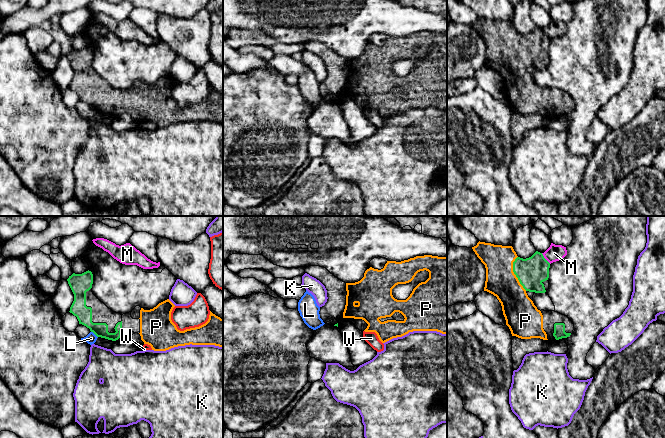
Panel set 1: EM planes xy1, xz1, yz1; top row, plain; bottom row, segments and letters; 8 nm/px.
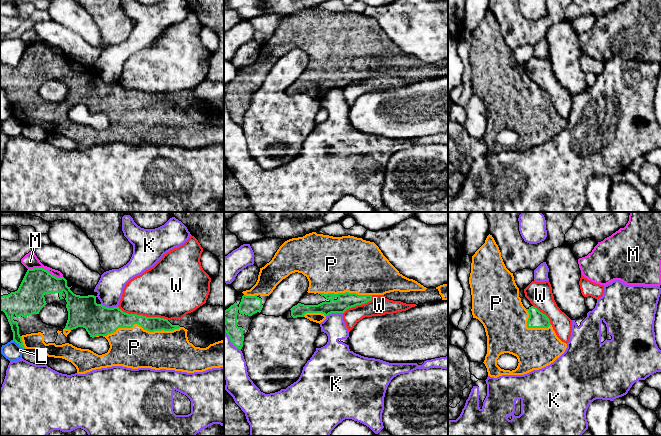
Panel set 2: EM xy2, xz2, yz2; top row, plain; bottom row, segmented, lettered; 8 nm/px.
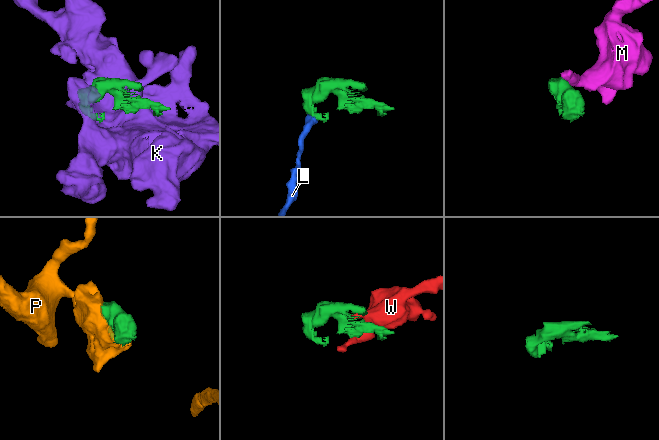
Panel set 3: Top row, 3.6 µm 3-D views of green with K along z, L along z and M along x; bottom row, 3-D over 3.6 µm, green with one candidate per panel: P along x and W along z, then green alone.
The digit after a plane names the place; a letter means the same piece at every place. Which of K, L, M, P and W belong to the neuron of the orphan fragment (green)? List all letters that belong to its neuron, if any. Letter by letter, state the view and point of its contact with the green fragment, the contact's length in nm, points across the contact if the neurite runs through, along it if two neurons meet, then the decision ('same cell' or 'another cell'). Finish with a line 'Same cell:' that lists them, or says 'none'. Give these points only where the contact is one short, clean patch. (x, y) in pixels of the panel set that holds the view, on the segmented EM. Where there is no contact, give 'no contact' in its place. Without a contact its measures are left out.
K: xy2 (109, 308) | 140 nm | another cell
L: xy2 (18, 343) | 120 nm | along xy2 (12, 340), (23, 349) | another cell
M: xy2 (44, 269) | 280 nm | along xy2 (28, 268), (44, 268), (53, 275), (62, 277) | another cell
P: xy2 (141, 326) | 650 nm | same cell
W: xy2 (142, 315) | 420 nm | along xy2 (117, 306), (128, 313), (159, 316), (167, 320) | another cell
Same cell: P

